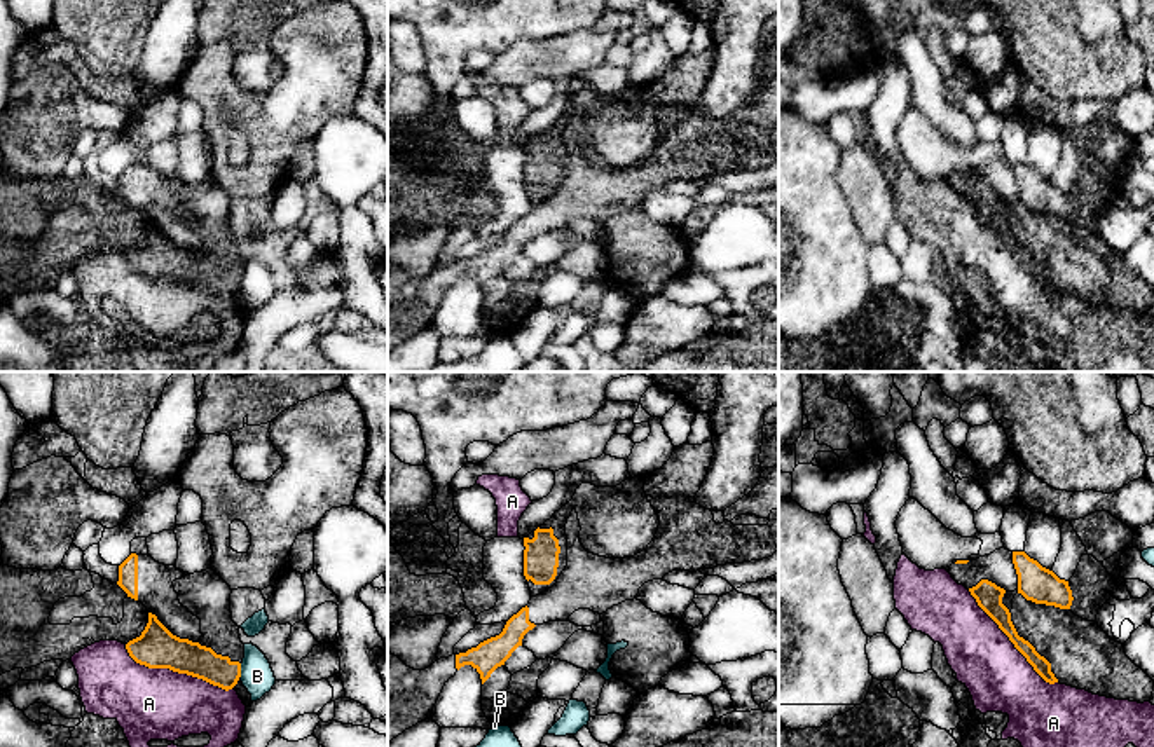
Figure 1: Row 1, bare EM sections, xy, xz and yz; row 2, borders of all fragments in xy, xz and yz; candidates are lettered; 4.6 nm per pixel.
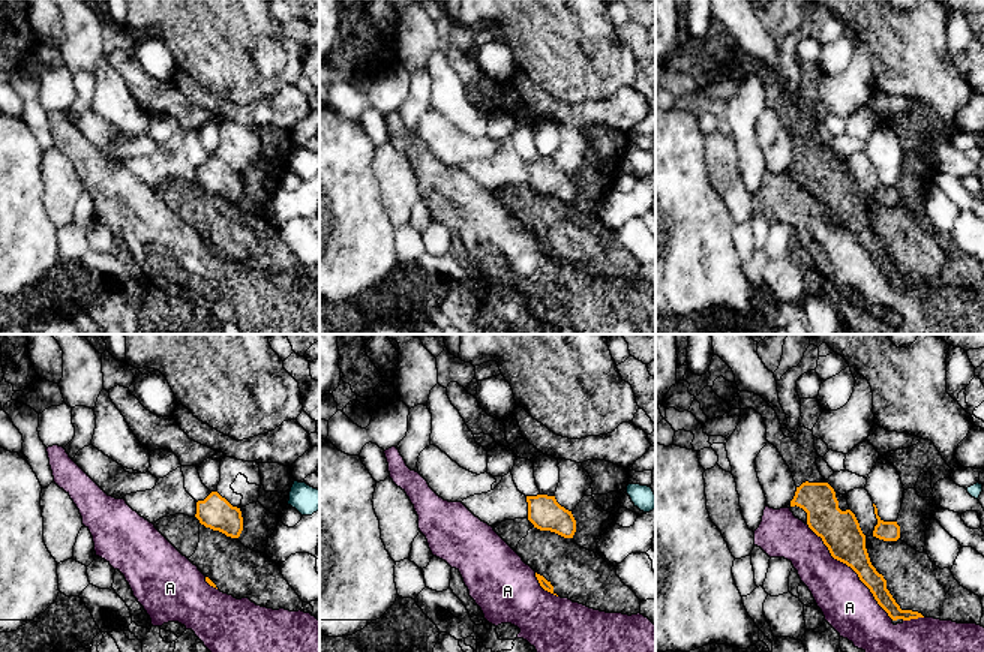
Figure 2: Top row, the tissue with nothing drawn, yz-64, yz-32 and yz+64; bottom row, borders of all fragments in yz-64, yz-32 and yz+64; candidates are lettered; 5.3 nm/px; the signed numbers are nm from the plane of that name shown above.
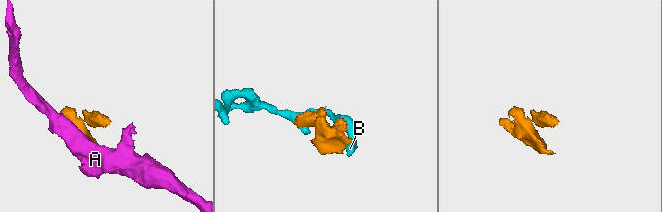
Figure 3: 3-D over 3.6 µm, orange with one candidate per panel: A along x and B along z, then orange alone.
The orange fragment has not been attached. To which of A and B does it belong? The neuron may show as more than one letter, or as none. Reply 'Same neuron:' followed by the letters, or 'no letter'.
Same neuron: no letter

